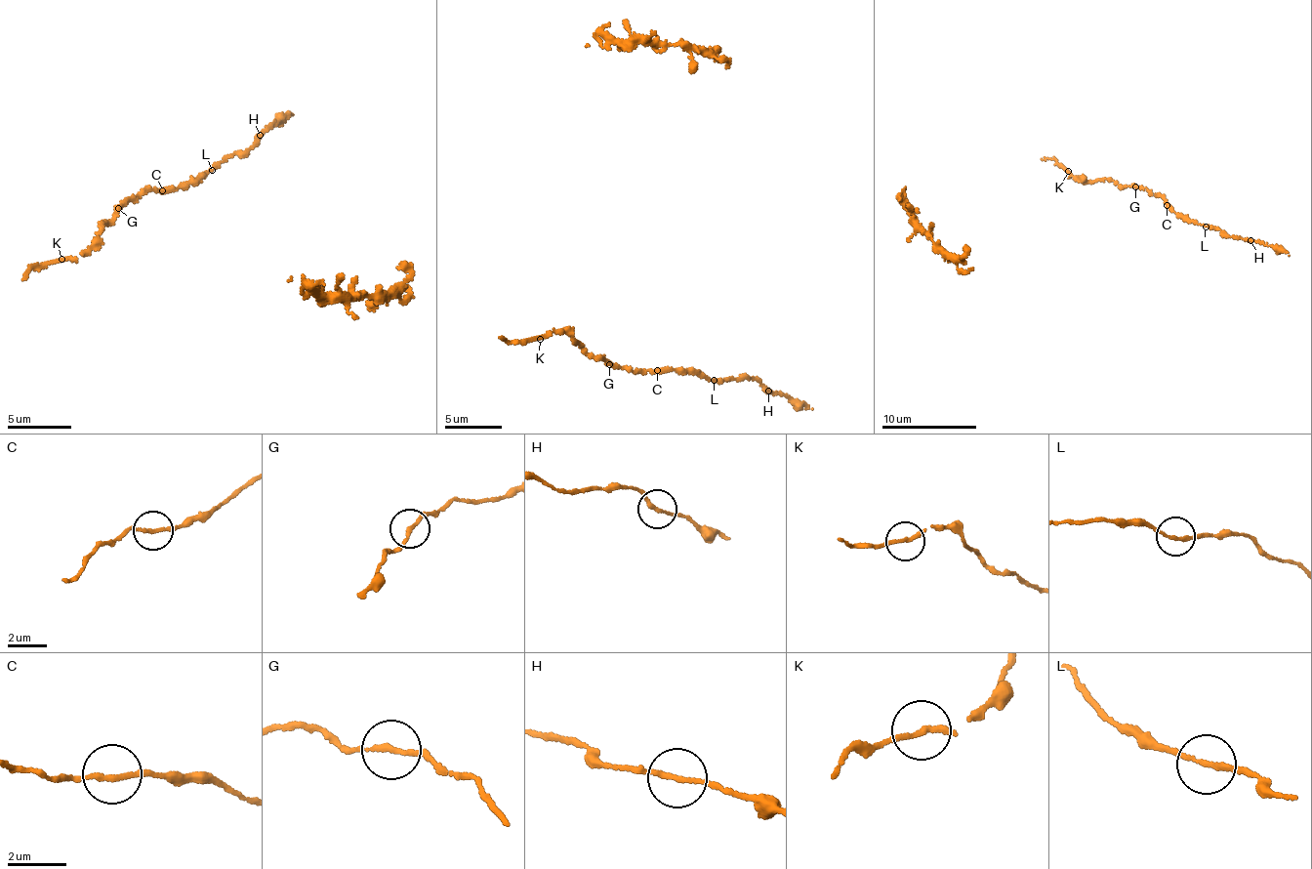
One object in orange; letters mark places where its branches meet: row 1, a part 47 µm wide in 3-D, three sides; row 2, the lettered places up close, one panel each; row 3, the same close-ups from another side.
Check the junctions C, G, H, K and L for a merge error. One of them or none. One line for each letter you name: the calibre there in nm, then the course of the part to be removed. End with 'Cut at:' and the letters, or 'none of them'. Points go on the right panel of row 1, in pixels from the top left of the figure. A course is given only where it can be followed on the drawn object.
Cut at: none of them

